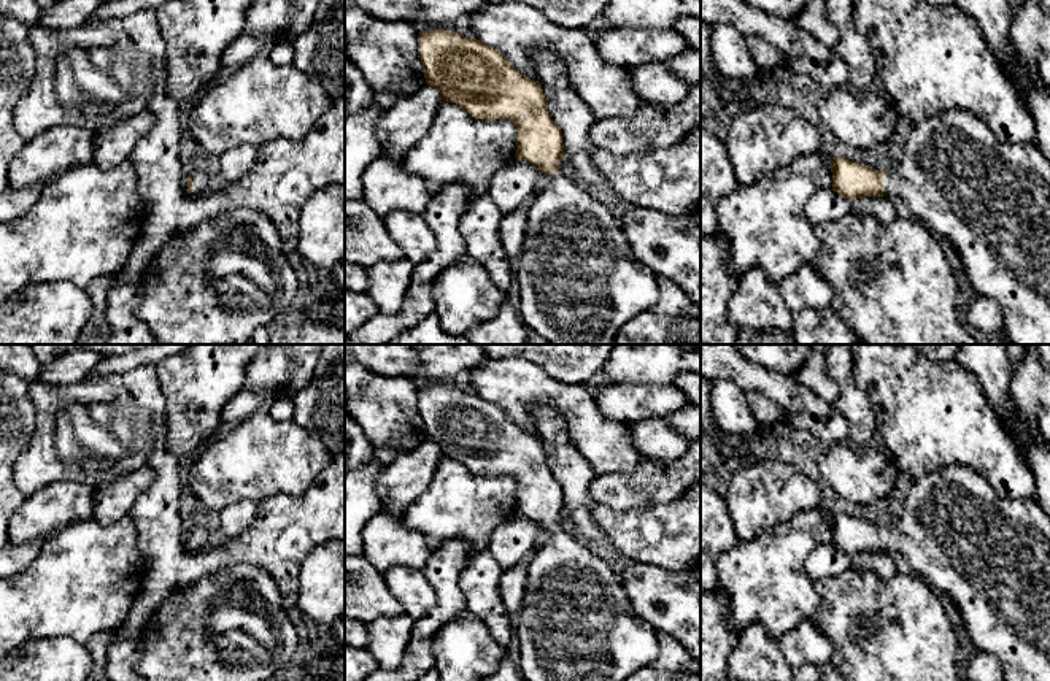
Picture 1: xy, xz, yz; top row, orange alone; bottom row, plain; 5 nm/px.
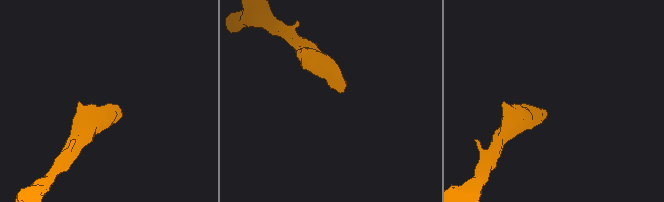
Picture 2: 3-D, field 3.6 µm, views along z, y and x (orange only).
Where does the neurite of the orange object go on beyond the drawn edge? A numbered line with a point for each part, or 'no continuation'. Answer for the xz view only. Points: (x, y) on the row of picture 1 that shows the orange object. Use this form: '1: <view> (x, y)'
1: xz (580, 283)

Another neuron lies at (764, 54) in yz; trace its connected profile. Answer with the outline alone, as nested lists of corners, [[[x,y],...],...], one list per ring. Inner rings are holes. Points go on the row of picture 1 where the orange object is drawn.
[[[747,37],[745,44],[748,48],[748,54],[756,63],[759,70],[777,73],[785,68],[785,54],[780,52],[772,43],[759,38],[759,37]]]

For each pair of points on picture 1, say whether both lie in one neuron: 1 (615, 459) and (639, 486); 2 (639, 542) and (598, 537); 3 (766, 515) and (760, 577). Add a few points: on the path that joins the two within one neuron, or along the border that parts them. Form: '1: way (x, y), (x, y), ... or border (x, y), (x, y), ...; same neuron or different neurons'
1: border (644, 459), (633, 469), (599, 473), (596, 477); different neurons
2: border (593, 504), (590, 508), (591, 519), (612, 546); different neurons
3: border (798, 513), (755, 538), (737, 542); different neurons

